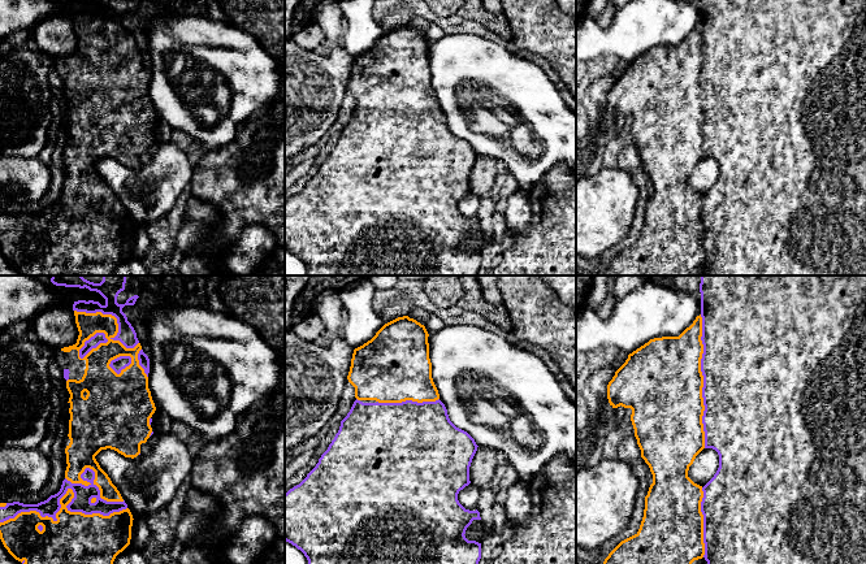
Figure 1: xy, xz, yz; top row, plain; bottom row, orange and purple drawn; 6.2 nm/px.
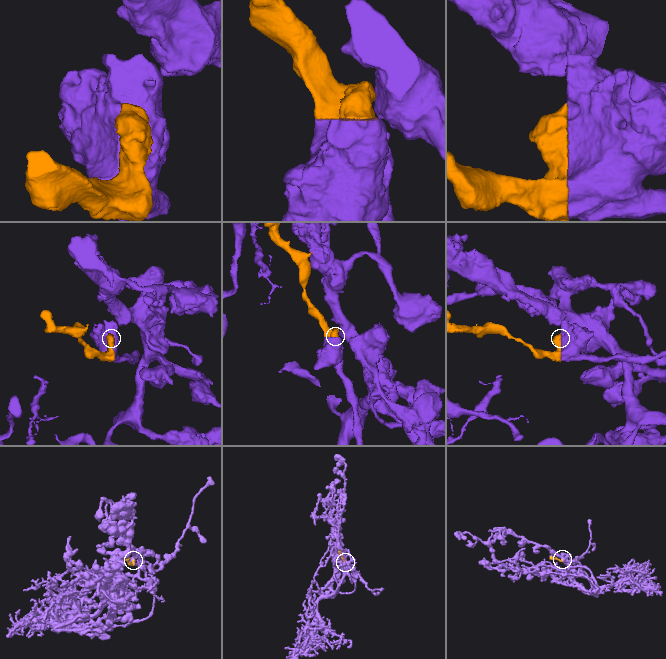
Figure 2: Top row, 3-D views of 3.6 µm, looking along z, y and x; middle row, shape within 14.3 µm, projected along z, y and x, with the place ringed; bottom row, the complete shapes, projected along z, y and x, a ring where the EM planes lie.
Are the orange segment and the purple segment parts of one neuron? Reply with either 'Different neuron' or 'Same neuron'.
Same neuron

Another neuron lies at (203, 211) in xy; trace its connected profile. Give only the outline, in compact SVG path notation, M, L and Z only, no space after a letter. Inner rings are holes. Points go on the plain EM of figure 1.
M195 198L189 200L185 214L191 214L194 218L205 221L213 226L216 225L216 220L218 217L217 209L215 209L211 203L202 201Z

